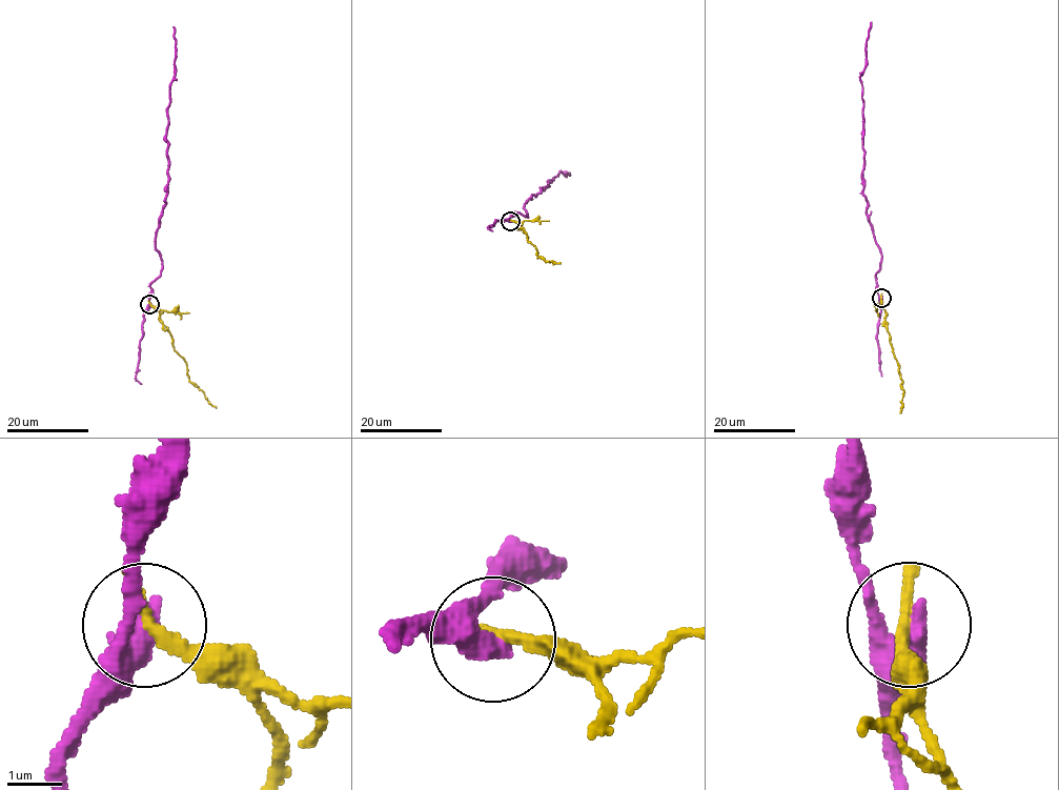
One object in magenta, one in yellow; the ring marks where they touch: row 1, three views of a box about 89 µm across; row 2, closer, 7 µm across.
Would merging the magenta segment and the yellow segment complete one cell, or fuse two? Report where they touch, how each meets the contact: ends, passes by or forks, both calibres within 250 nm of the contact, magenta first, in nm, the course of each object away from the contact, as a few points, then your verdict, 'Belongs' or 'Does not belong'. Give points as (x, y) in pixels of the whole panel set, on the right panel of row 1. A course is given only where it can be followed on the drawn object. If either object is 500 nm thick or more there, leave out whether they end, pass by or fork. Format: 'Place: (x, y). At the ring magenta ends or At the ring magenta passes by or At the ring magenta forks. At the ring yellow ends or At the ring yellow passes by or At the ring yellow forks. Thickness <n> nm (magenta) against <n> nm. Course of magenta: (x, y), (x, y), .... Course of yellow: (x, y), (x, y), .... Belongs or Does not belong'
Place: (881, 298). At the ring magenta passes by. At the ring yellow ends. Thickness 400 nm (magenta) against 260 nm. Course of magenta: (881, 298), (875, 274), (881, 254), (867, 214), (862, 182), (860, 76), (871, 21). Course of yellow: (881, 298), (883, 324), (903, 390), (899, 413). Does not belong

